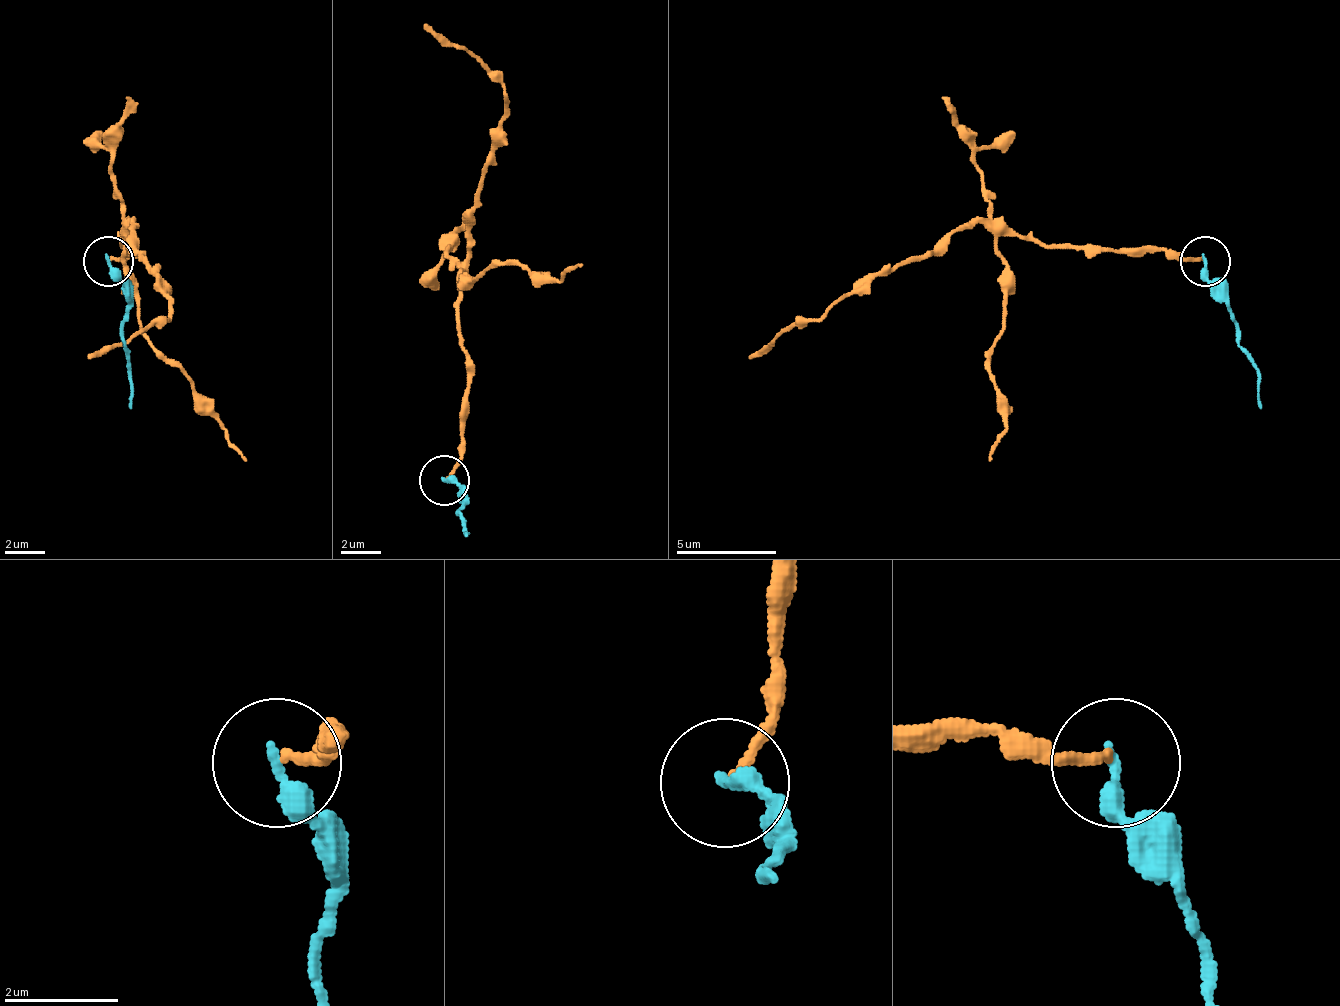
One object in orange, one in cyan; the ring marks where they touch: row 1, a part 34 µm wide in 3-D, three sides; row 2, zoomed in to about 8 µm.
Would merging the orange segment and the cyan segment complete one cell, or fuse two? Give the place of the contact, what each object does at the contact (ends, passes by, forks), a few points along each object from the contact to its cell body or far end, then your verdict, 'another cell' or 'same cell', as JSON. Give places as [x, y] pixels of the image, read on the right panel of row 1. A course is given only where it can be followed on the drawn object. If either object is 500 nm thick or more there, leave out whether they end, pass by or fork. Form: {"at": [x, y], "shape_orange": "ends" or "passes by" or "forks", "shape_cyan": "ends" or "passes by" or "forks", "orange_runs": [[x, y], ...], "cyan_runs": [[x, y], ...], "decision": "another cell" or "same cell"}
{"at": [1205, 261], "shape_orange": "ends", "shape_cyan": "ends", "orange_runs": [[1204, 259], [1164, 249], [1038, 244], [958, 224], [923, 254], [868, 274], [818, 320], [797, 320], [747, 360]], "cyan_runs": [[1204, 259], [1204, 274], [1259, 375], [1259, 410]], "decision": "another cell"}

